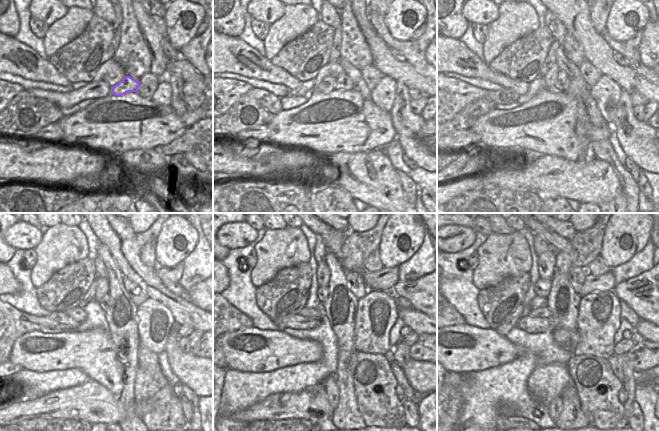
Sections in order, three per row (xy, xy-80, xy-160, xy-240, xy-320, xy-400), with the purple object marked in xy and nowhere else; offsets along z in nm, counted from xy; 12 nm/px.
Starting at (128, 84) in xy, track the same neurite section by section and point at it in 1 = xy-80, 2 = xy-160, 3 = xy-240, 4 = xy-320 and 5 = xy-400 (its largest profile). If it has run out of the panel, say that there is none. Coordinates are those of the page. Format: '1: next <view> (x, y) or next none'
1: next xy-80 (343, 82)
2: next xy-160 (562, 82)
3: next xy-240 (103, 302)
4: next xy-320 (322, 292)
5: next xy-400 (542, 288)

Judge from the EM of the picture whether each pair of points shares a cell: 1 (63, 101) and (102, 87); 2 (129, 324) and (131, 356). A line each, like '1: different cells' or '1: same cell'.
1: same cell
2: same cell

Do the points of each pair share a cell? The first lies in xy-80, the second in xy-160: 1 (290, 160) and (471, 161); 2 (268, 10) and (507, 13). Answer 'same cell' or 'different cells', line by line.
1: same cell
2: different cells

